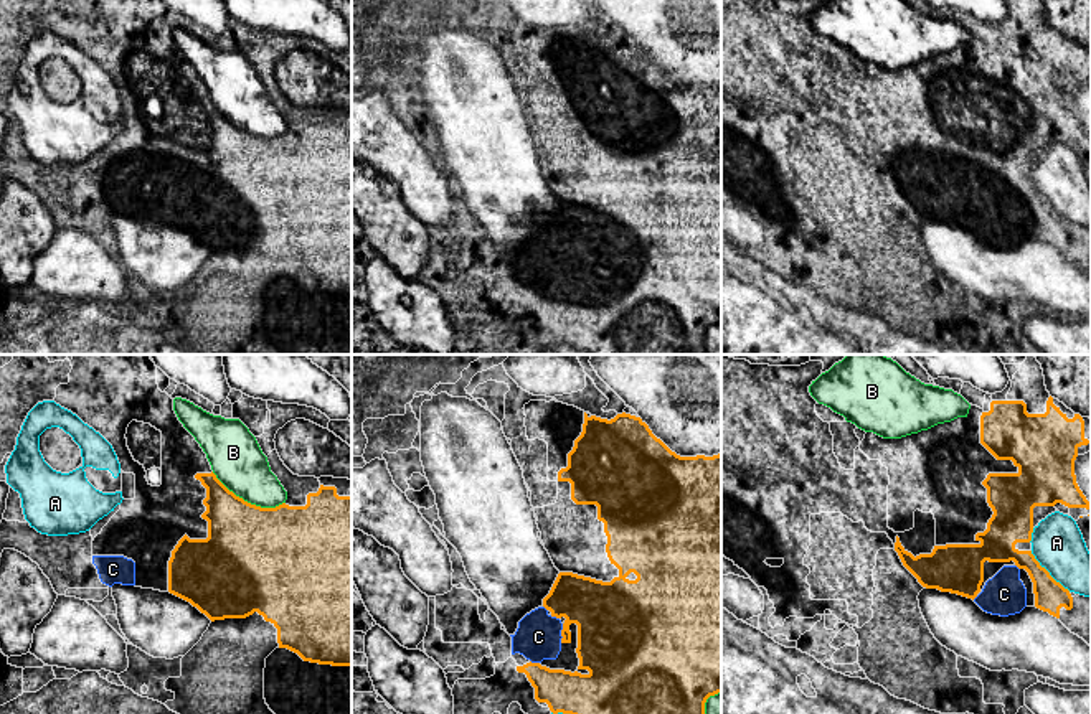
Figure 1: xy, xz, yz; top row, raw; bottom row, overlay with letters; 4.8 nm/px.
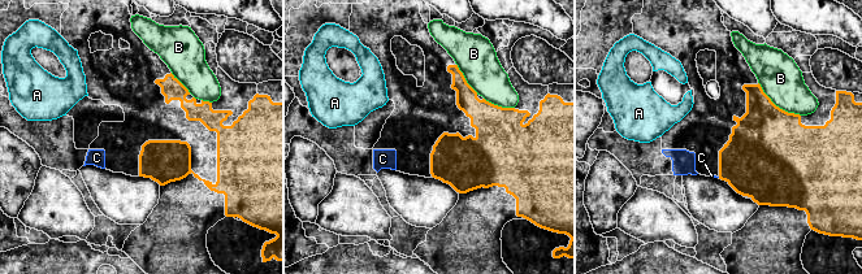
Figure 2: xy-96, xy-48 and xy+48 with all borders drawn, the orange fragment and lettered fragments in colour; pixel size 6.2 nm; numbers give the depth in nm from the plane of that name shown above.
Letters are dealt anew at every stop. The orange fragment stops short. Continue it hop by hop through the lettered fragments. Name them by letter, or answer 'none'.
C

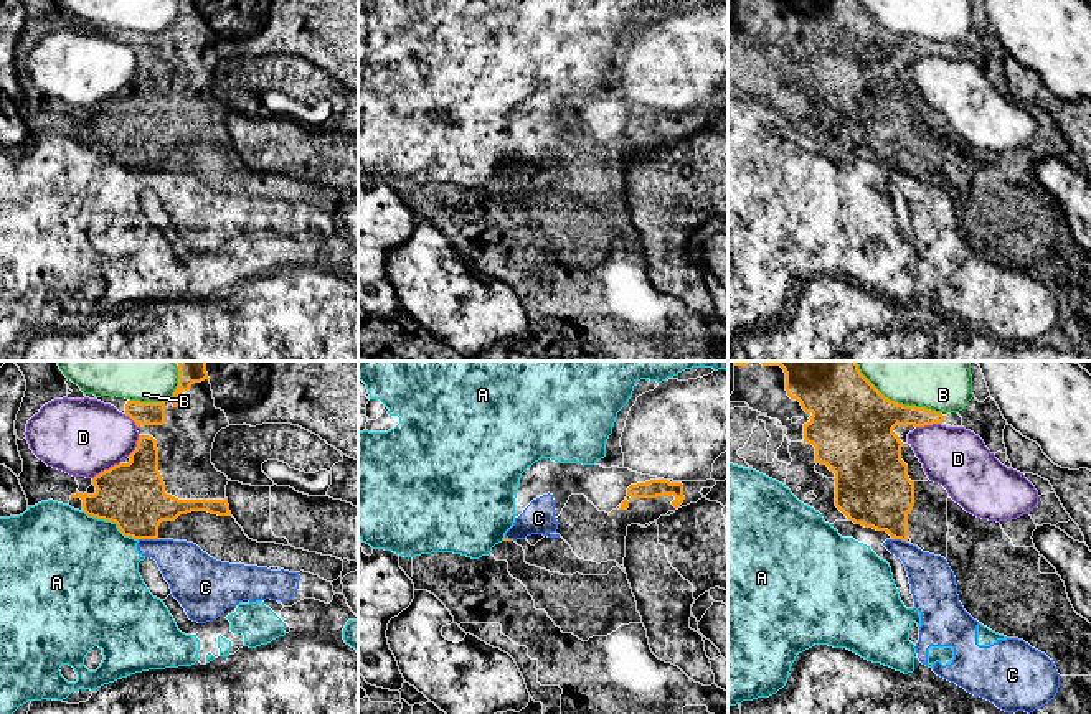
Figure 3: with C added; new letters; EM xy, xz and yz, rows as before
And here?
none

